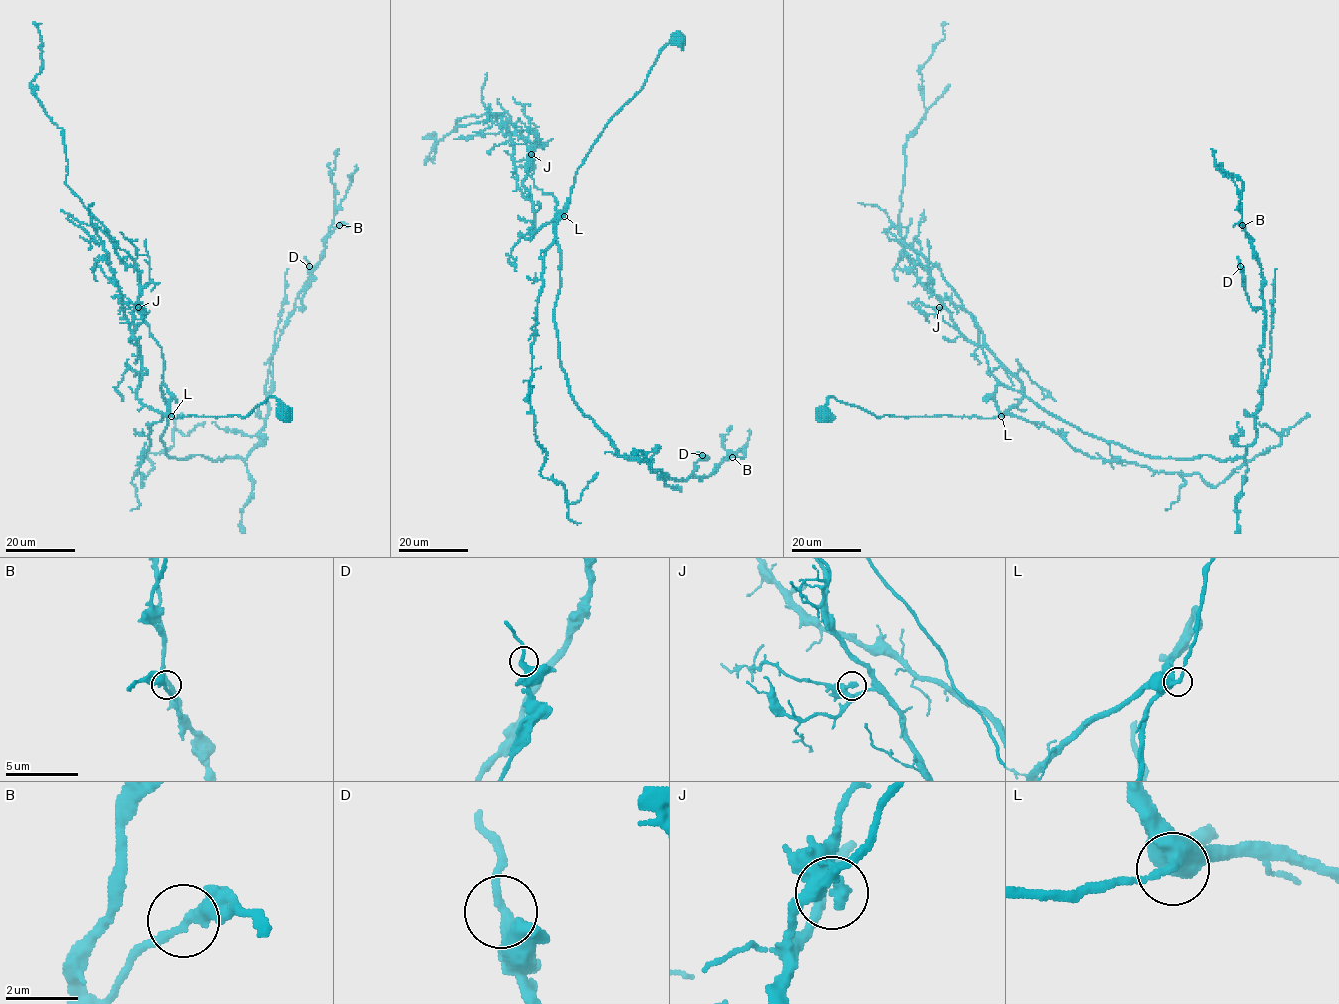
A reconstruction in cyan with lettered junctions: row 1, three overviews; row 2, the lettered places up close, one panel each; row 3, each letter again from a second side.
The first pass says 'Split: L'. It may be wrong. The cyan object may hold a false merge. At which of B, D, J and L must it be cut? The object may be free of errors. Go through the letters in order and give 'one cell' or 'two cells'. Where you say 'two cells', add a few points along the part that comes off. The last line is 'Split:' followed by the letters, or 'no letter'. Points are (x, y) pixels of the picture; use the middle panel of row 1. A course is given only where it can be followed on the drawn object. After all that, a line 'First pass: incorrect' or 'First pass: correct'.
B: one cell
D: one cell
J: one cell
L: one cell
Split: no letter
First pass: incorrect

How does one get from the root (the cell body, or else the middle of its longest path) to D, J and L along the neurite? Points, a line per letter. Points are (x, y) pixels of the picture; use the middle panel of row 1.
D: (675, 38), (596, 141), (565, 214), (555, 217), (554, 321), (570, 395), (619, 455), (684, 481), (702, 455)
J: (675, 38), (577, 169), (565, 214), (544, 223), (530, 239), (534, 206), (524, 181), (531, 154)
L: (675, 38), (661, 50), (644, 86), (611, 118), (577, 169), (564, 216)

